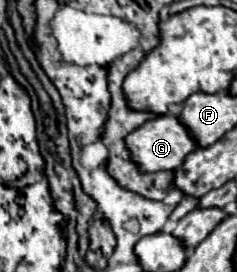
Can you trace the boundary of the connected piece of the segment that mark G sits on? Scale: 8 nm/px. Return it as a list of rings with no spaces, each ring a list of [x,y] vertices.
[[[159,116],[147,120],[141,128],[135,128],[125,138],[125,146],[129,150],[129,158],[133,160],[133,164],[137,164],[139,172],[159,172],[179,168],[187,158],[187,154],[197,148],[197,142],[189,136],[189,132],[177,120],[177,116]]]

